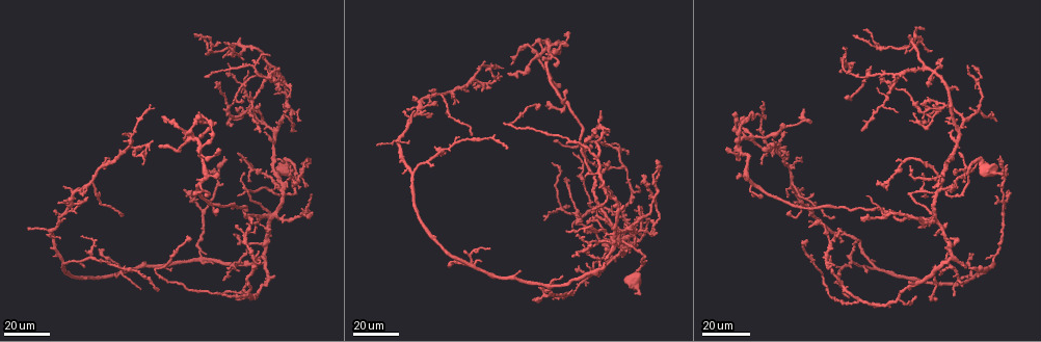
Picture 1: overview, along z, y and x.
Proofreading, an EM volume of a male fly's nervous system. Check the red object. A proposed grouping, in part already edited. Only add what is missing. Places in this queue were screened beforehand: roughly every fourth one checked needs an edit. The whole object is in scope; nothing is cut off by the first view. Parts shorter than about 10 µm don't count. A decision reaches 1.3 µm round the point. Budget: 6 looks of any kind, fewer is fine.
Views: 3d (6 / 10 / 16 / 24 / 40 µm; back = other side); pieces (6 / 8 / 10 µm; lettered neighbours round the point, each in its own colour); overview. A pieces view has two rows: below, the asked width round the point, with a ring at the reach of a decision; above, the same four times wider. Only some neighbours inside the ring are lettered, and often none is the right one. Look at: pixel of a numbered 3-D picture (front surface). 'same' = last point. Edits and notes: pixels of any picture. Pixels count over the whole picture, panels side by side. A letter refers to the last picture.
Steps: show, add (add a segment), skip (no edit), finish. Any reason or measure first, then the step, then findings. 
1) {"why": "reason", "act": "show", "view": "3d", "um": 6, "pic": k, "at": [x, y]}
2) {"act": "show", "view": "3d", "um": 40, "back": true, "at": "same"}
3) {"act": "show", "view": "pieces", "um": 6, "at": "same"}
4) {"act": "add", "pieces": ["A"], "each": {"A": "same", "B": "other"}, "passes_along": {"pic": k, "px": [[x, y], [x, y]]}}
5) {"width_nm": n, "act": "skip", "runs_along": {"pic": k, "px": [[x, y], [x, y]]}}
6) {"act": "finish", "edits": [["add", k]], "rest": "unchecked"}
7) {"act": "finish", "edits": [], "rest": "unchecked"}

{"why": "an open end", "act": "show", "view": "3d", "um": 24, "pic": 1, "at": [795, 169]}

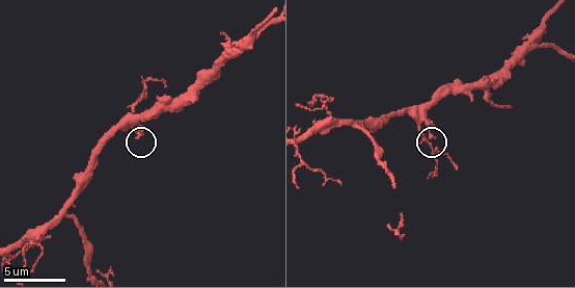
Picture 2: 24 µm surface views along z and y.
{"why": "what lies round it", "act": "show", "view": "pieces", "um": 8, "pic": 2, "at": [432, 136]}

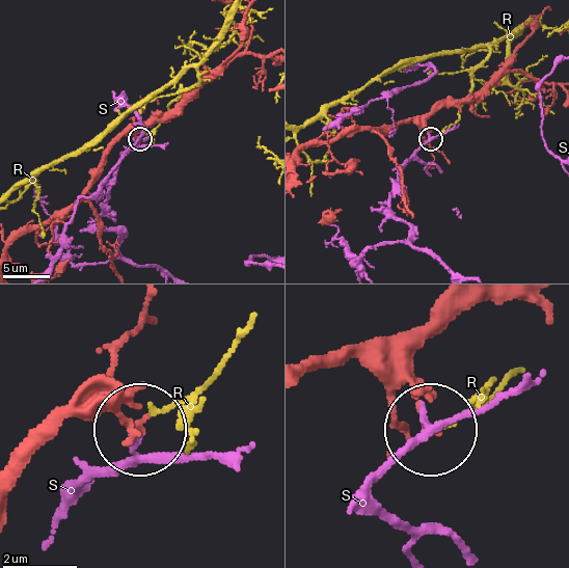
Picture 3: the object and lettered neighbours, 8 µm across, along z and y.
{"act": "skip", "each": {"R": "other", "S": "other"}, "found": "no lettered segment goes on from it"}

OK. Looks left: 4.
{"why": "branch stops here", "act": "show", "view": "3d", "um": 40, "pic": 1, "at": [624, 204]}

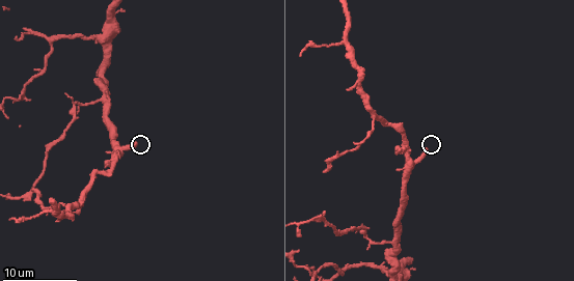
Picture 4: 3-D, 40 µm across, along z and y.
{"act": "show", "view": "pieces", "um": 6, "pic": 4, "at": [136, 142]}

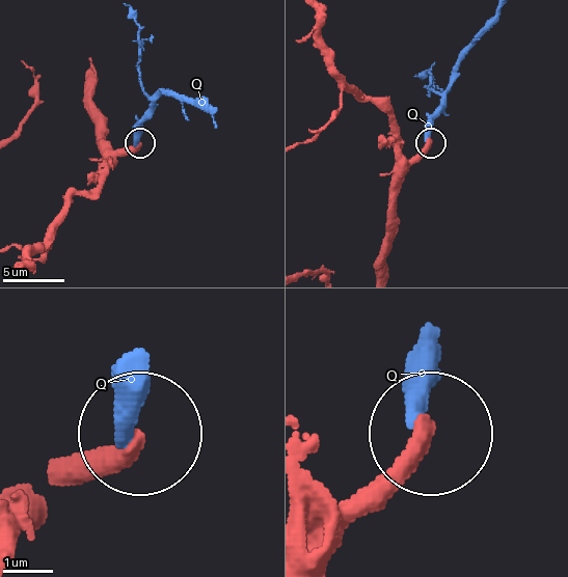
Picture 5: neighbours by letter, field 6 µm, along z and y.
{"width_nm": 350, "act": "add", "pieces": ["Q"], "each": {"Q": "same"}, "passes_along": {"pic": 5, "px": [[77, 468], [127, 444], [127, 394]]}, "found": "it goes on there"}

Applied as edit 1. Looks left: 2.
{"why": "end of a long branch", "act": "show", "view": "3d", "um": 24, "pic": 1, "at": [861, 129]}

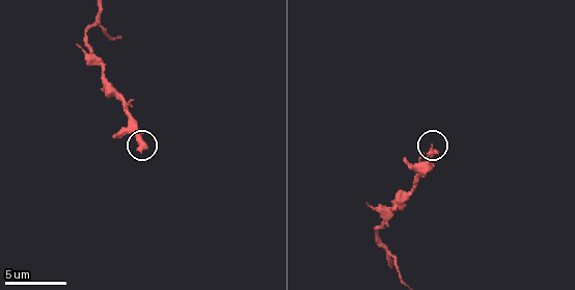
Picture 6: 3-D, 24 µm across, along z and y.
{"act": "show", "view": "pieces", "um": 10, "pic": 6, "at": [139, 152]}

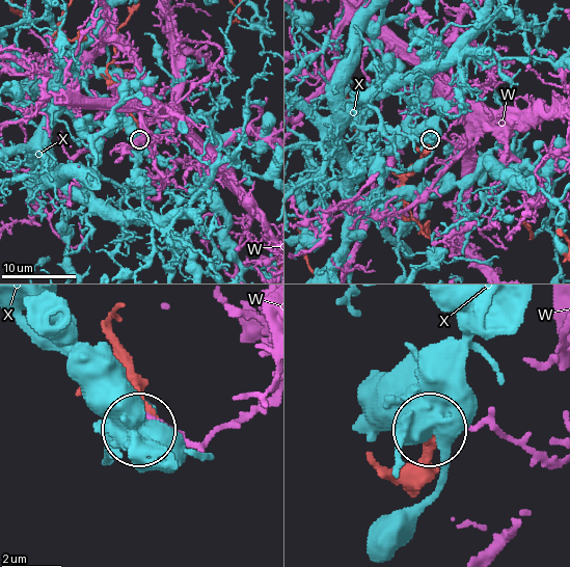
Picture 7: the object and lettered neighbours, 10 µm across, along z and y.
{"width_nm": 250, "act": "skip", "each": {"W": "other", "X": "other"}, "runs_along": {"pic": 7, "px": [[402, 487], [432, 430]]}, "found": "none of them fits"}

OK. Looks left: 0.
{"act": "finish", "edits": [["add", 5]], "rest": "unchecked"}

